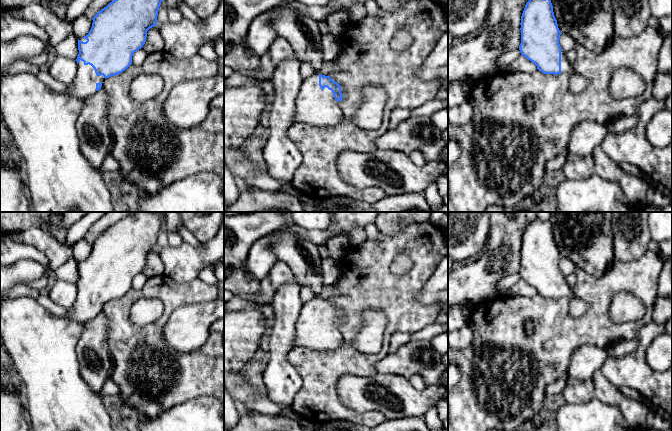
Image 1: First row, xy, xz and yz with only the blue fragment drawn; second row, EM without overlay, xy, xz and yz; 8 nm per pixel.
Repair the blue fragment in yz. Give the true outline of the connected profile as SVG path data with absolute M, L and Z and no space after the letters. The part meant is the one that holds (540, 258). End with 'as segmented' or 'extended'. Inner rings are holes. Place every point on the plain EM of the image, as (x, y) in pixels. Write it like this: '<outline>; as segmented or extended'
M536 218L526 227L521 240L521 279L533 286L544 298L568 298L569 314L579 318L585 314L588 304L576 297L572 286L561 273L559 262L562 258L554 240L549 221Z; extended

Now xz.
M289 224L269 235L273 237L271 249L277 260L289 266L301 287L309 286L314 293L314 298L305 302L299 312L295 324L295 345L296 347L306 347L316 351L340 348L345 339L341 328L343 322L341 310L333 305L330 300L318 297L324 286L323 276L319 271L322 257L320 256L318 246L300 237L293 227L294 224Z; extended

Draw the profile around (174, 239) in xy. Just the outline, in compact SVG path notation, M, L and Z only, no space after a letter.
M171 232L168 233L168 244L170 246L179 246L183 242L179 234Z

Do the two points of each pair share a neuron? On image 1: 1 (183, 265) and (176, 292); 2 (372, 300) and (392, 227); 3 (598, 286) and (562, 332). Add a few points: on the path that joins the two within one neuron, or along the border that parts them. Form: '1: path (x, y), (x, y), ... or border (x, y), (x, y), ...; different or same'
1: border (164, 273), (177, 282), (190, 282), (197, 278); different
2: border (411, 224), (394, 235), (380, 233); different
3: path (598, 301), (598, 309), (577, 330); same

